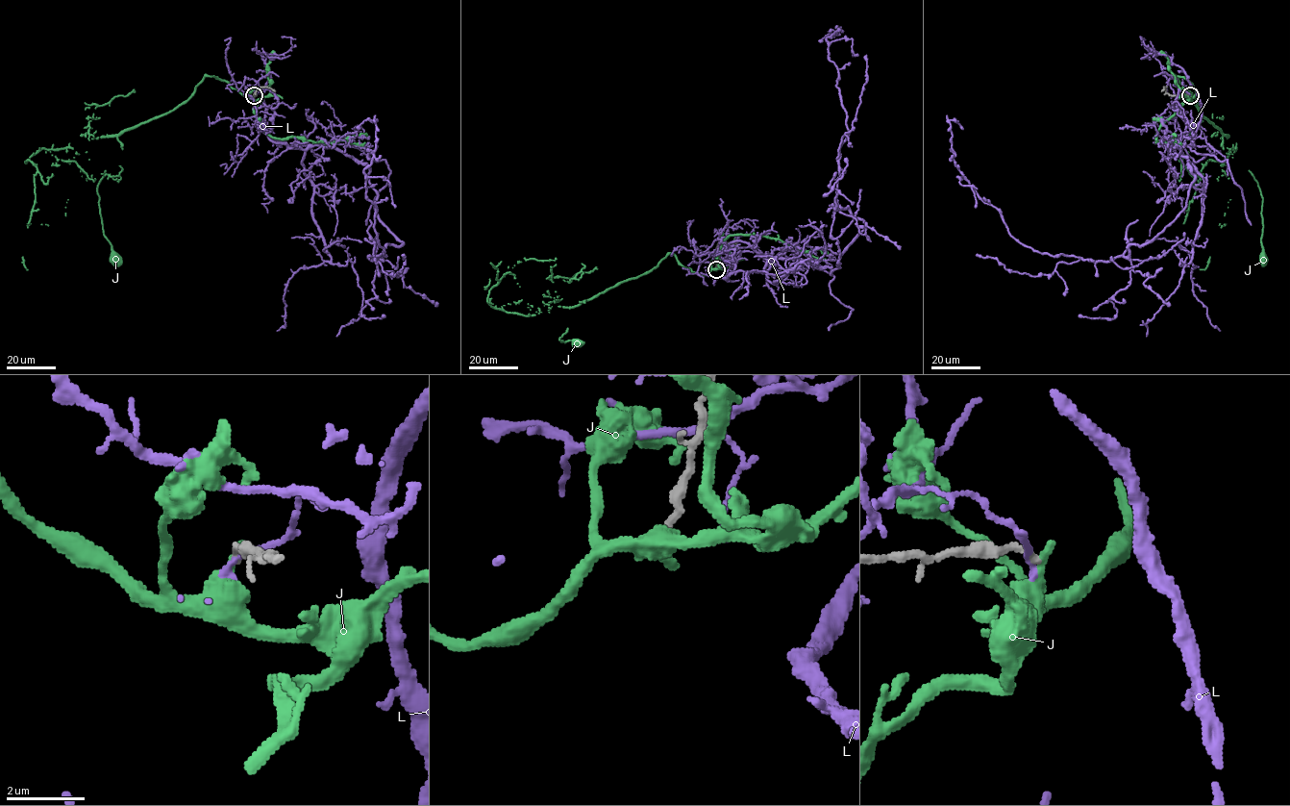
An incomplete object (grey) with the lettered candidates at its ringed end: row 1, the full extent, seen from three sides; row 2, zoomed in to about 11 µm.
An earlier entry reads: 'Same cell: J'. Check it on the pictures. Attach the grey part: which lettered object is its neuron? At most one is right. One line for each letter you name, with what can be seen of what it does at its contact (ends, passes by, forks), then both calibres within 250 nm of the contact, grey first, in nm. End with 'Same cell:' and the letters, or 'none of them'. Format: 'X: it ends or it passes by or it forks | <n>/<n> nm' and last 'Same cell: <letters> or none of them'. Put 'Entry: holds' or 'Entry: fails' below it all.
Same cell: none of them
Entry: fails

